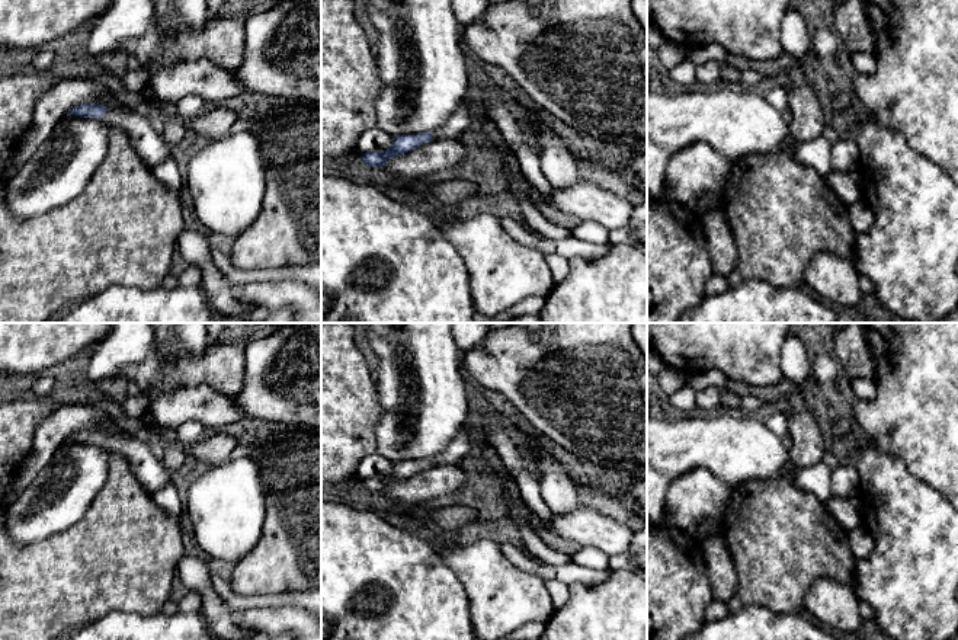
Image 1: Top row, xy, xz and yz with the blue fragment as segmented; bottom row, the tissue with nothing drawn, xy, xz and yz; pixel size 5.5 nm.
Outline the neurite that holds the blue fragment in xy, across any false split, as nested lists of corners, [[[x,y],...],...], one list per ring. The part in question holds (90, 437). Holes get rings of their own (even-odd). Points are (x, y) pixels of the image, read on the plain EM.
[[[81,429],[67,439],[103,447],[124,455],[135,477],[151,495],[173,481],[173,476],[163,464],[158,448],[147,436],[129,435],[122,438],[103,431]]]

